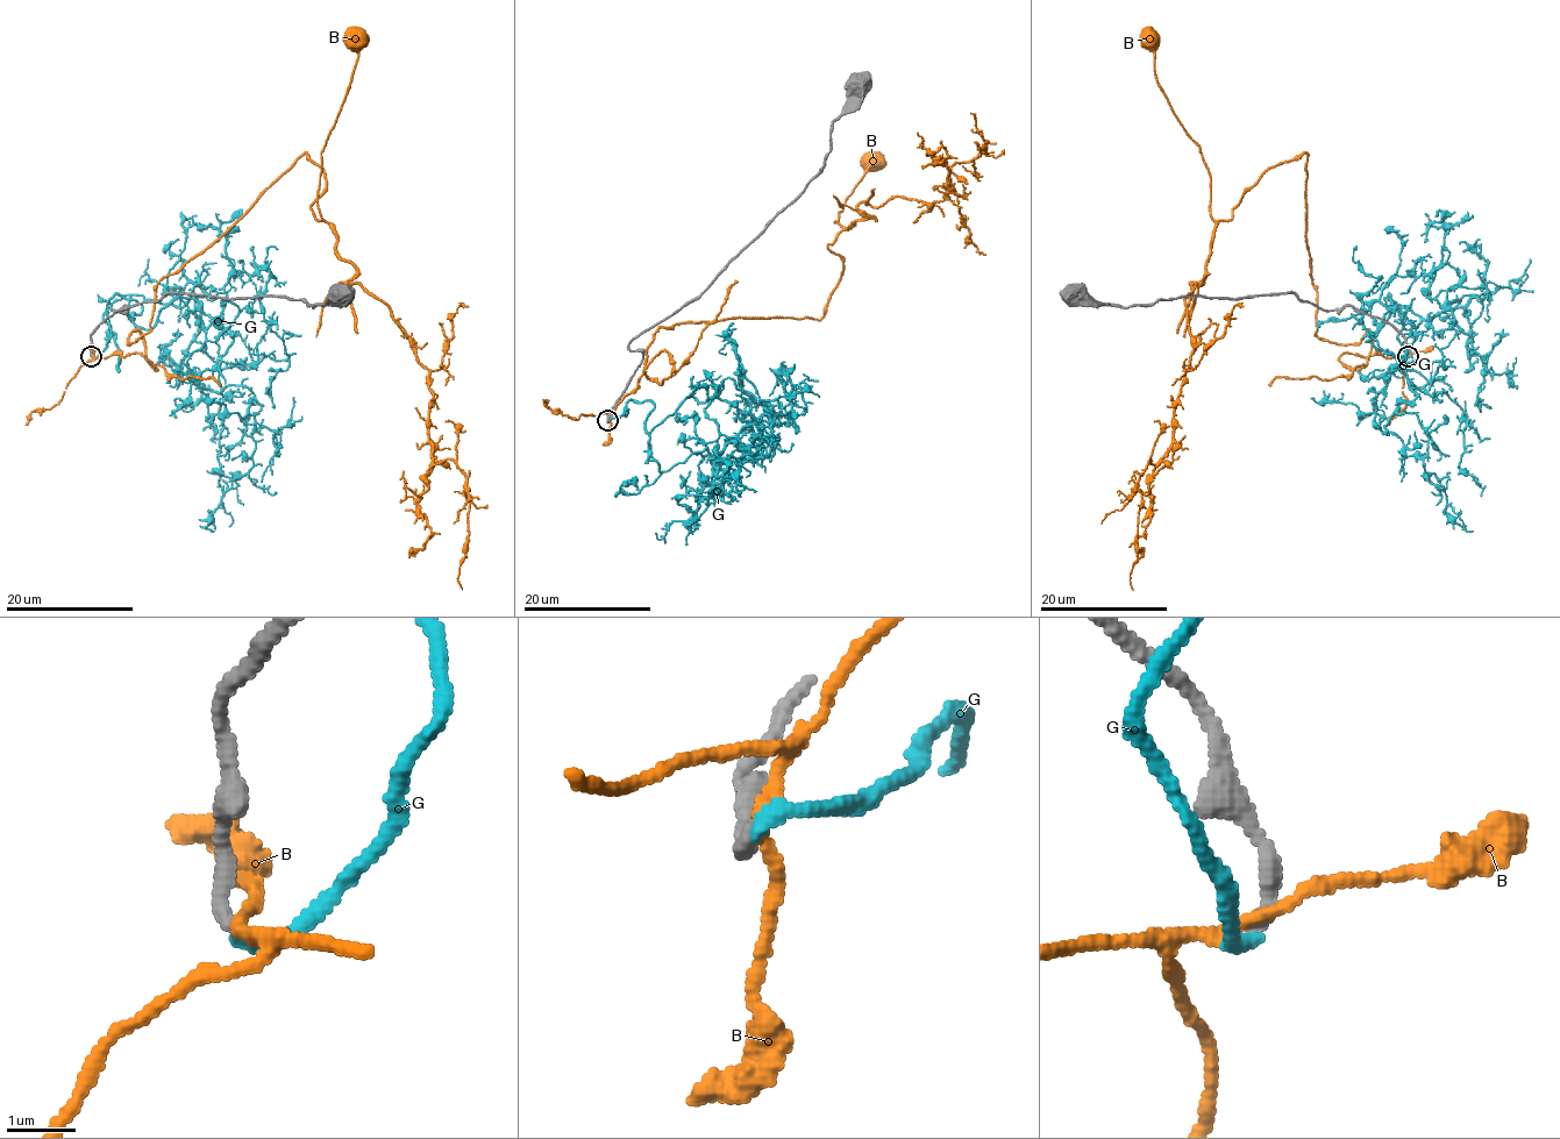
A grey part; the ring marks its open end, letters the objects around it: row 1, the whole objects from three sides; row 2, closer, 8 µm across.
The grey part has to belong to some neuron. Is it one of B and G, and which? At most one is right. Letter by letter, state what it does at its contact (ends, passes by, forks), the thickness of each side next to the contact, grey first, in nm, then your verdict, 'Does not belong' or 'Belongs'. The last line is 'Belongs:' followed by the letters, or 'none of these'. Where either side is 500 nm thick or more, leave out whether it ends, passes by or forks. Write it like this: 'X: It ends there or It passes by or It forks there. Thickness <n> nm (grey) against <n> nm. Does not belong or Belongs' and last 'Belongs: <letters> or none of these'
B: It passes by. Thickness 280 nm (grey) against 170 nm. Does not belong
G: It ends there. Thickness 240 nm (grey) against 200 nm. Belongs
Belongs: G

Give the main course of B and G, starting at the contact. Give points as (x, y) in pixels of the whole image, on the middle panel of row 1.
B: (608, 420), (664, 350), (672, 372), (645, 369), (660, 328), (823, 317), (843, 261), (827, 247), (868, 163)
G: (608, 420), (649, 401), (649, 432), (721, 382), (704, 410), (767, 455), (795, 368)

